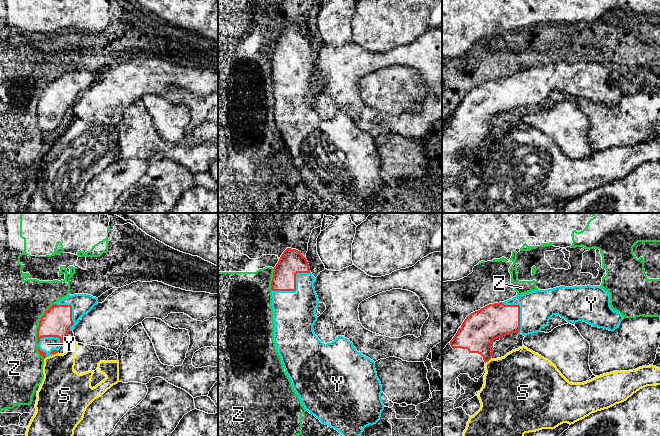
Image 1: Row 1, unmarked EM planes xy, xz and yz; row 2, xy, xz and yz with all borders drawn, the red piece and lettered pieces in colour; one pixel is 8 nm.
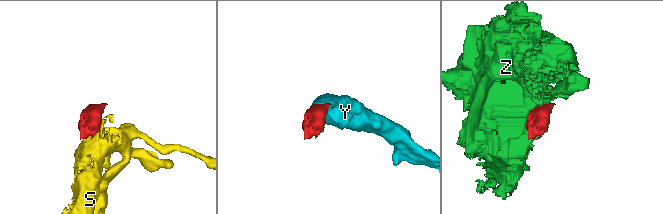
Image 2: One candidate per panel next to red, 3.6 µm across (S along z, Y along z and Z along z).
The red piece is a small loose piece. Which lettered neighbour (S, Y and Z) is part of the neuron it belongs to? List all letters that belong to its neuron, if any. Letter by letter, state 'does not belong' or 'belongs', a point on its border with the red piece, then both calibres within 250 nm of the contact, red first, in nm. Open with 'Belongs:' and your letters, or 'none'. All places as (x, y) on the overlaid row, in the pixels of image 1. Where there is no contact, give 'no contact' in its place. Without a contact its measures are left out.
Belongs: Y
S: does not belong | yz (488, 360) | 280/440 nm
Y: belongs | xz (295, 286) | 200/360 nm
Z: does not belong | xy (39, 324) | 240/360 nm

